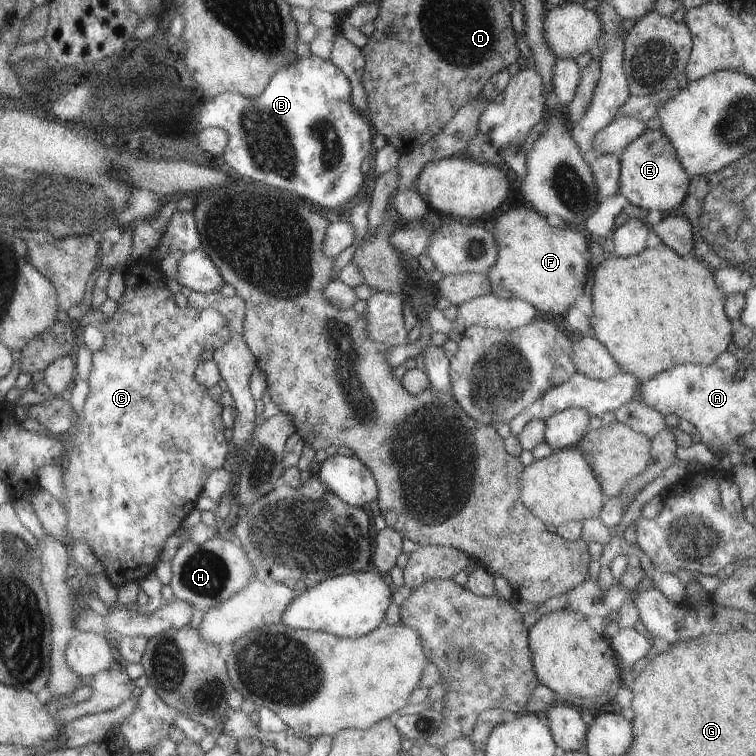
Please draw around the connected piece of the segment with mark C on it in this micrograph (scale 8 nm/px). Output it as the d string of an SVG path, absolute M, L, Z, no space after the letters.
M145 280L131 290L129 288L124 290L115 302L117 303L115 312L98 323L104 341L99 350L92 352L92 367L86 380L89 390L82 412L80 412L79 418L76 418L72 428L73 435L65 441L66 451L62 459L61 482L67 498L64 509L66 514L64 539L66 542L63 544L70 547L76 540L83 540L95 555L96 560L101 563L101 566L104 566L107 582L117 588L126 582L139 582L140 578L153 570L164 545L165 537L168 537L177 527L181 526L184 518L194 509L207 475L212 470L228 465L229 444L223 437L224 427L221 425L220 419L222 408L219 402L209 398L207 389L198 385L192 376L196 366L200 363L201 352L209 350L214 353L229 340L230 334L226 320L219 311L210 308L195 309L188 304L184 308L177 307L173 302L171 292L165 285L165 280L164 284Z

